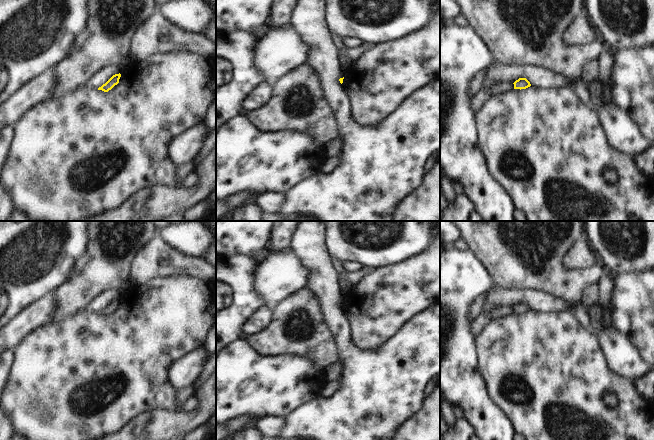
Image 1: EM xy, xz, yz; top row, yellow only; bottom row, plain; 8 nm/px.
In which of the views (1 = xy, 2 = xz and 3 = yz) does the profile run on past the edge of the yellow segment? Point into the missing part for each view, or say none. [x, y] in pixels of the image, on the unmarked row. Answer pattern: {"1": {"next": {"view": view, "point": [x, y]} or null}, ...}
{"1": {"next": null}, "2": {"next": null}, "3": {"next": null}}

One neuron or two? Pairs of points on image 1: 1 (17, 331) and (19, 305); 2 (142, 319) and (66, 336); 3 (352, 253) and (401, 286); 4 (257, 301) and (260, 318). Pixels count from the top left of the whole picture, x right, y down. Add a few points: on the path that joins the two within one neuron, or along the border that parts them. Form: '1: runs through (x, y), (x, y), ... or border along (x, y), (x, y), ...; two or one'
1: border along (38, 299), (24, 307), (10, 321); two
2: runs through (123, 336), (85, 336); one
3: border along (398, 262), (372, 269); two
4: border along (267, 306), (260, 307), (243, 325); two

